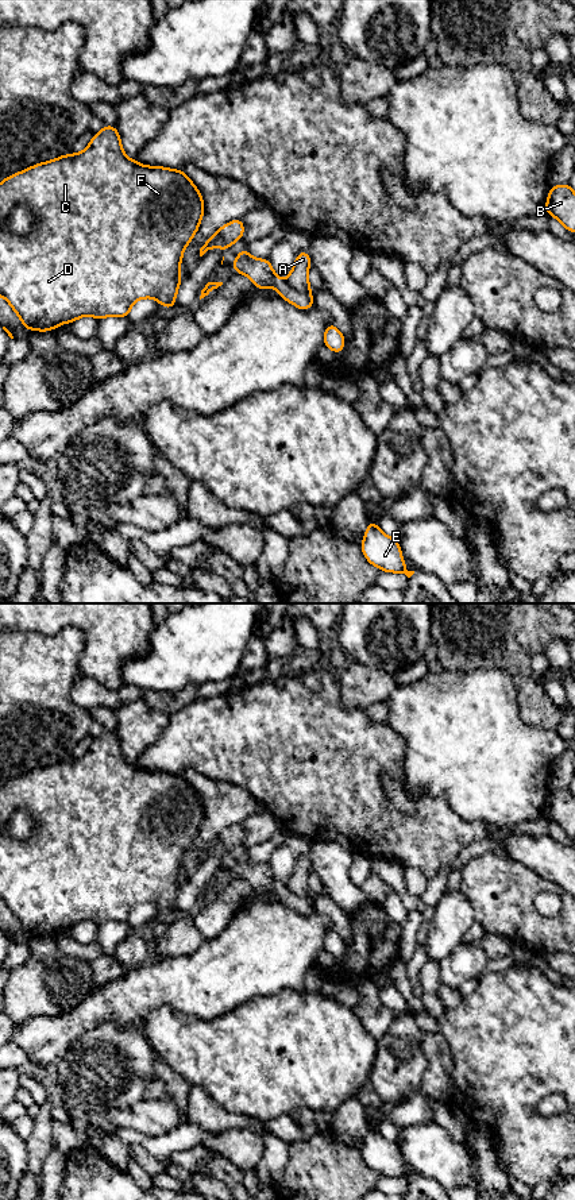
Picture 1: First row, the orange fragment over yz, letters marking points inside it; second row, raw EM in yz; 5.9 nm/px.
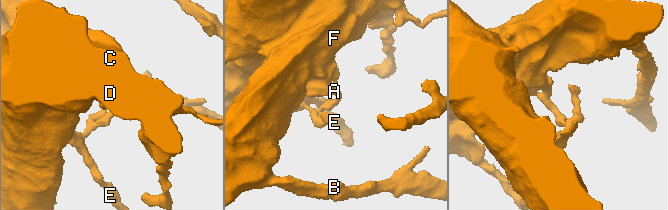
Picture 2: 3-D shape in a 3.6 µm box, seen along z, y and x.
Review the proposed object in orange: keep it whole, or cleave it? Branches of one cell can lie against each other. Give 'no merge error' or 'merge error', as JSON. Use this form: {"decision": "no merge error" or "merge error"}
{"decision": "merge error"}

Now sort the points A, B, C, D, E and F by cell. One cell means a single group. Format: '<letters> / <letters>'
A B C D F / E

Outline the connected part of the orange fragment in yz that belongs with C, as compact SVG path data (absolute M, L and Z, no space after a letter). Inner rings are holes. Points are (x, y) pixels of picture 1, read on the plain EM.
M104 730L92 741L88 752L78 759L67 759L59 763L34 769L0 787L0 900L3 900L22 925L26 934L46 937L61 929L73 927L80 922L128 922L131 911L140 903L155 903L162 911L173 914L175 900L181 890L180 869L185 852L196 840L204 819L204 806L200 795L194 791L184 775L173 775L161 771L143 771L124 760L121 745L115 730ZM19 810L27 810L35 819L36 830L27 841L16 841L8 837L3 827L11 815Z

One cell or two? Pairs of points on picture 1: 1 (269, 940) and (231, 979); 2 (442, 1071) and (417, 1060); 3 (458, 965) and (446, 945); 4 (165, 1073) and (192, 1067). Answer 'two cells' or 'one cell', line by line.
1: one cell
2: two cells
3: two cells
4: two cells

